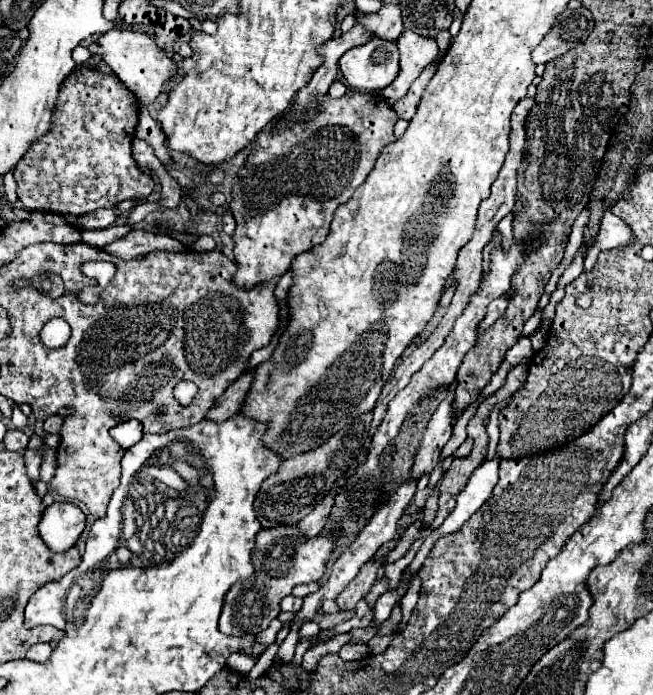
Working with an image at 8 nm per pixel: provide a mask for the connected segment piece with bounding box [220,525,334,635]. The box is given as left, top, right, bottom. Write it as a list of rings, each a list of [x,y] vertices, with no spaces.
[[[280,525],[274,529],[262,529],[256,539],[258,547],[252,555],[256,567],[256,581],[238,581],[230,587],[224,597],[224,607],[220,615],[220,631],[226,635],[256,635],[266,629],[268,623],[280,613],[280,599],[290,595],[298,583],[320,581],[324,575],[324,565],[334,549],[334,537],[318,535],[312,539],[302,539],[296,525]]]

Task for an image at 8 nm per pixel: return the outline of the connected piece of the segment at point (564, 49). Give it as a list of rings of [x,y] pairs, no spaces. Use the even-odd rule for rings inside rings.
[[[566,9],[560,15],[560,21],[554,25],[554,29],[540,41],[540,45],[532,51],[532,59],[536,65],[548,63],[564,53],[568,53],[572,47],[584,43],[594,27],[594,19],[582,19],[582,9]]]

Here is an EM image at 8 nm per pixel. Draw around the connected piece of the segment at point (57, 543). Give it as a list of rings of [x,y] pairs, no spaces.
[[[52,503],[44,509],[38,531],[54,553],[64,553],[76,545],[86,525],[86,515],[72,503]]]

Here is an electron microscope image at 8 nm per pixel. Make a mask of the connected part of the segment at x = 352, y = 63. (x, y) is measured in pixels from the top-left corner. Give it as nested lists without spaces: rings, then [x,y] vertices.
[[[372,37],[366,45],[346,51],[340,71],[348,87],[358,91],[382,91],[398,77],[398,47],[394,41]]]

